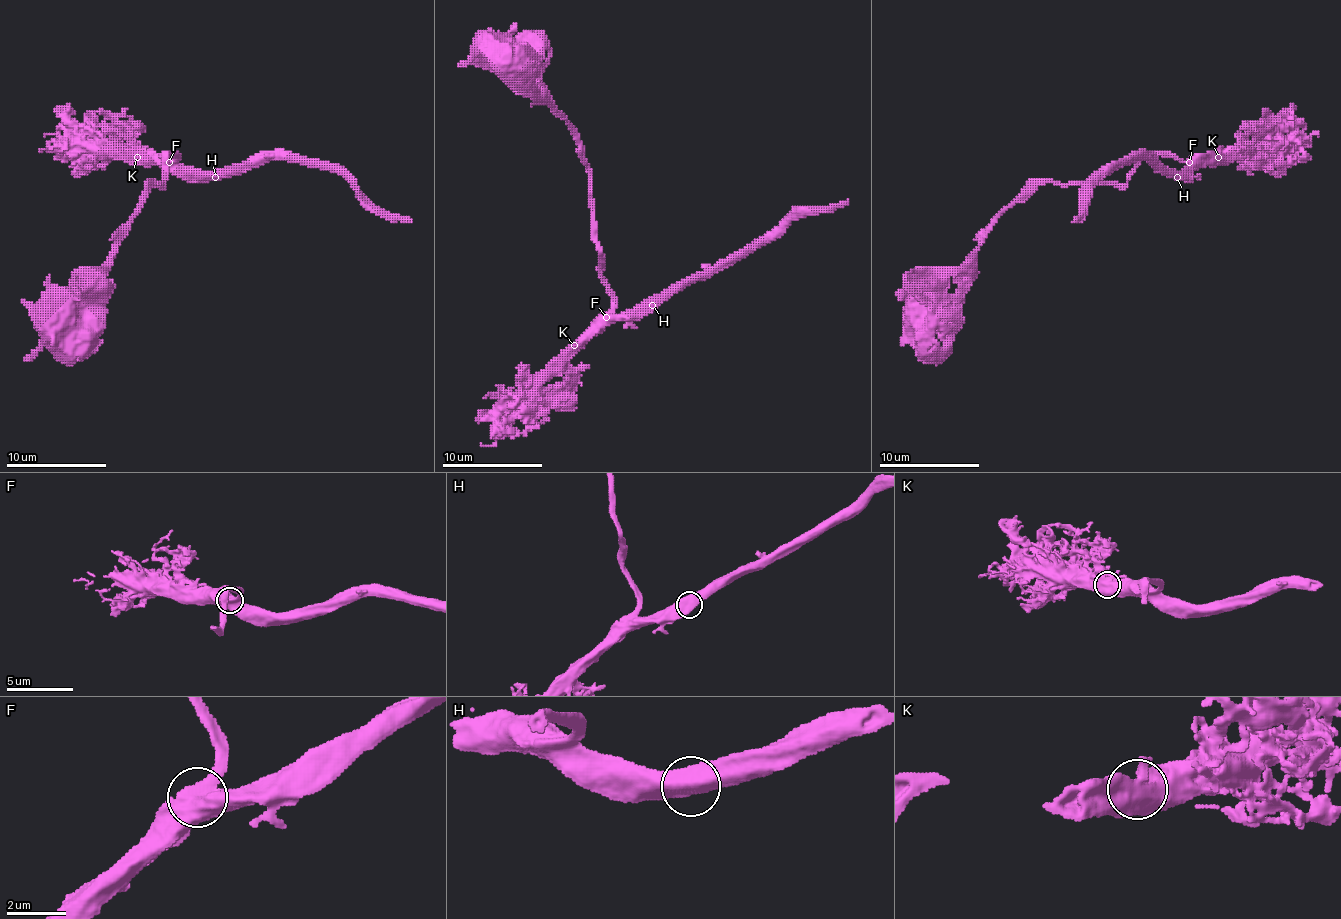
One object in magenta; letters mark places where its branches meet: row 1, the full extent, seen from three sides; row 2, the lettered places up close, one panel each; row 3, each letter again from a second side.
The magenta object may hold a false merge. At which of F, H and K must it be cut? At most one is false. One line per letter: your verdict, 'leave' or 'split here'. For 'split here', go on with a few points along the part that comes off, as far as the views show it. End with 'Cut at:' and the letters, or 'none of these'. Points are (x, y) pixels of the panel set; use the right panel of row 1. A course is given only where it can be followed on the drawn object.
F: leave
H: leave
K: leave
Cut at: none of these

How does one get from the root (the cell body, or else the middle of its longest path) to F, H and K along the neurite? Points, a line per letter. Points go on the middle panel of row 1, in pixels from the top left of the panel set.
F: (496, 49), (539, 74), (549, 104), (589, 167), (591, 240), (612, 297), (607, 317)
H: (496, 49), (539, 74), (549, 104), (589, 167), (591, 240), (612, 310), (627, 315), (652, 305)
K: (496, 49), (539, 74), (549, 104), (589, 167), (591, 240), (612, 307), (574, 345)

